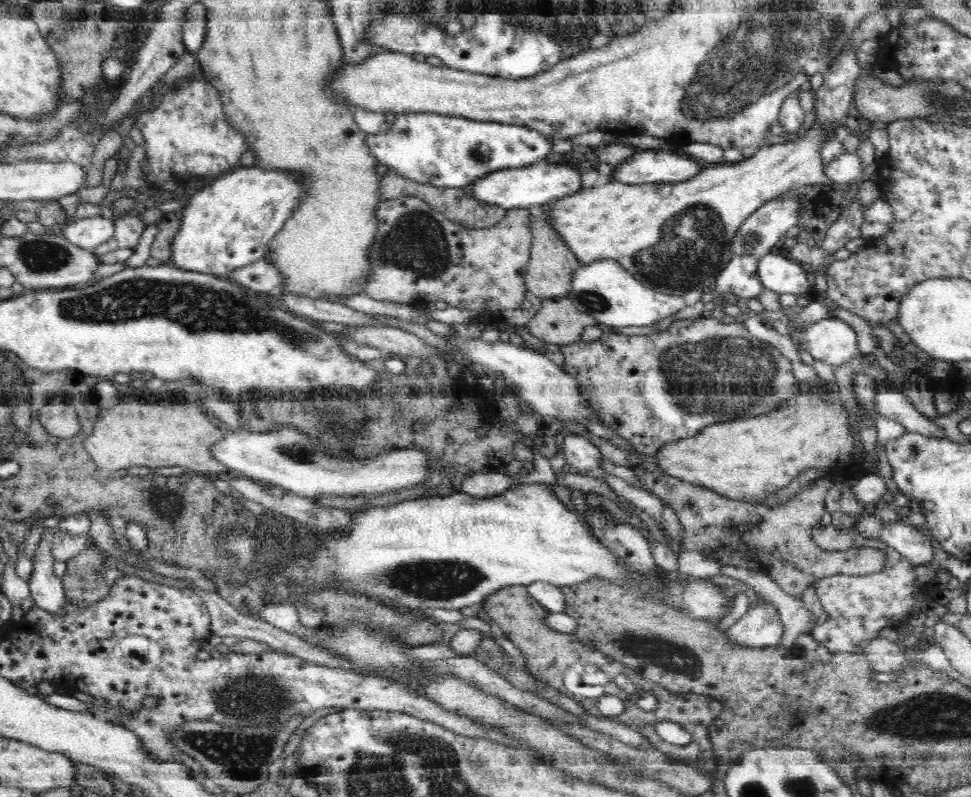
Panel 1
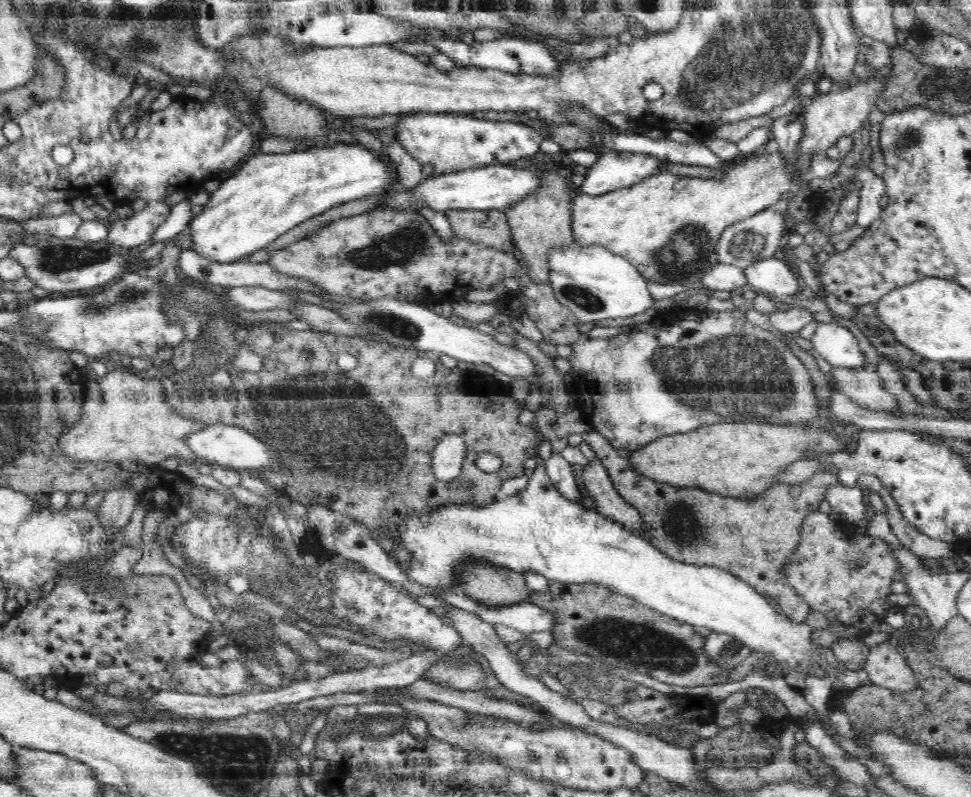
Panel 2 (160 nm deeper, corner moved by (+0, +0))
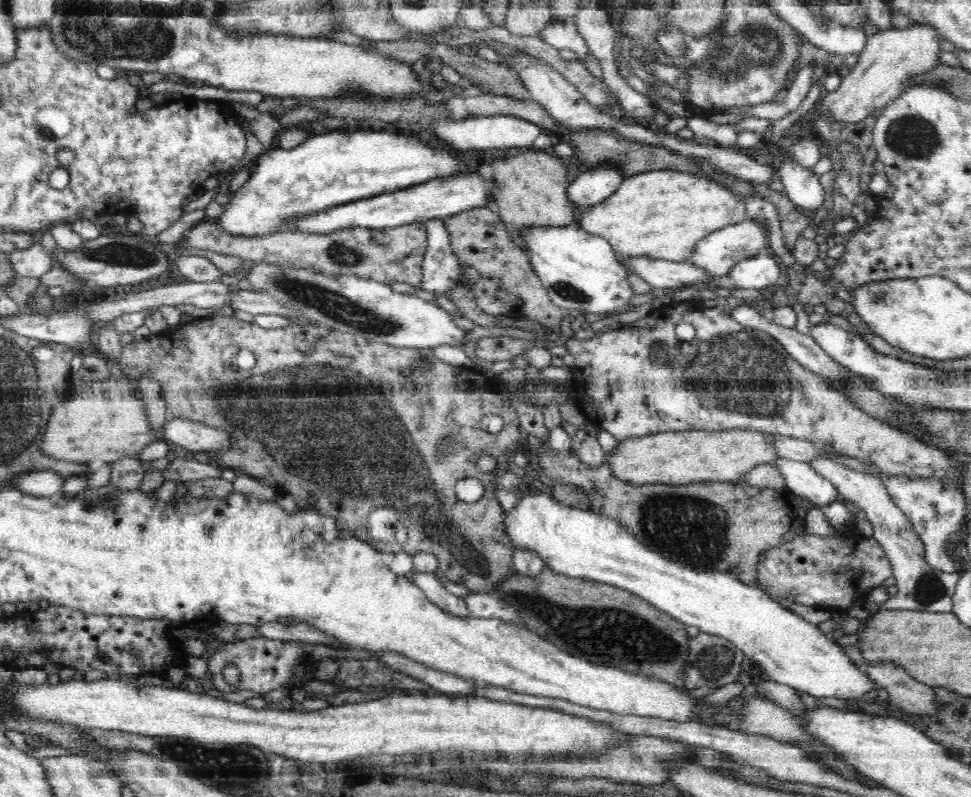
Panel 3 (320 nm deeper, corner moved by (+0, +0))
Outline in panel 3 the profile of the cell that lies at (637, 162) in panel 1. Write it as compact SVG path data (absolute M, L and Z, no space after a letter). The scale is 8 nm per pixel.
M611 166L590 168L568 186L568 201L573 207L592 207L609 198L624 180L620 170Z

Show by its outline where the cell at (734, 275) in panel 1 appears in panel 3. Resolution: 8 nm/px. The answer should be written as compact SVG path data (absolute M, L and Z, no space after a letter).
M636 257L636 258L626 258L626 262L622 262L622 267L626 269L629 273L636 274L639 276L641 280L647 283L652 288L684 288L686 286L691 286L692 284L696 284L698 282L703 282L704 280L708 280L708 277L714 277L708 275L704 269L700 269L700 267L696 267L694 265L690 265L689 263L684 262L670 262L668 260L652 260L647 257Z

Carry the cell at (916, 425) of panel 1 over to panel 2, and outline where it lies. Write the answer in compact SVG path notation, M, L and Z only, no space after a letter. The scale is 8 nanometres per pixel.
M832 367L833 390L847 396L852 402L858 403L875 411L898 412L898 401L884 389L882 378L872 367L851 369Z

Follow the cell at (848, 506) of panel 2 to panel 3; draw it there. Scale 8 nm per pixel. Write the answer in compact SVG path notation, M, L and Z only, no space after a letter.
M779 458L771 464L780 470L785 488L807 498L810 503L824 506L836 501L840 496L837 488L817 474L807 462Z

